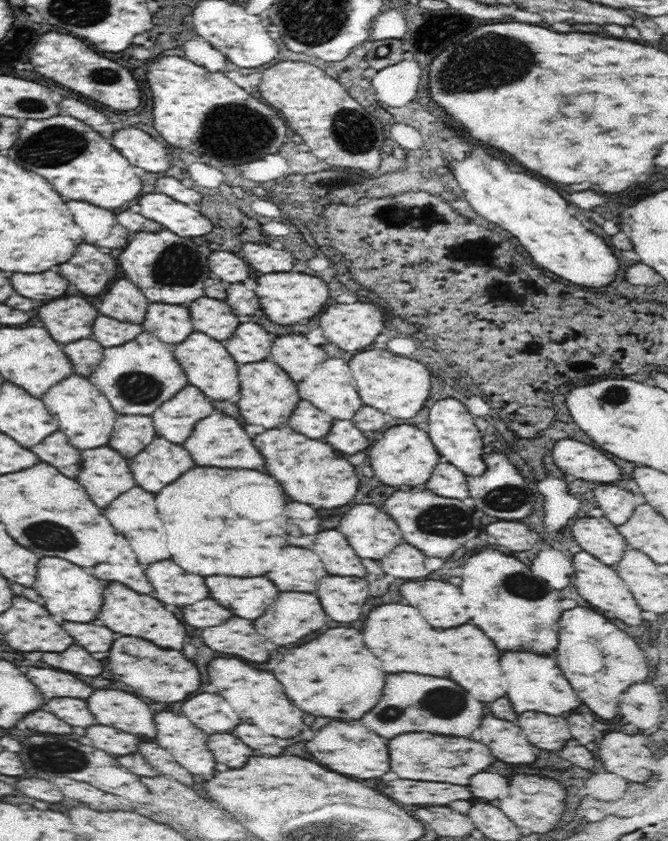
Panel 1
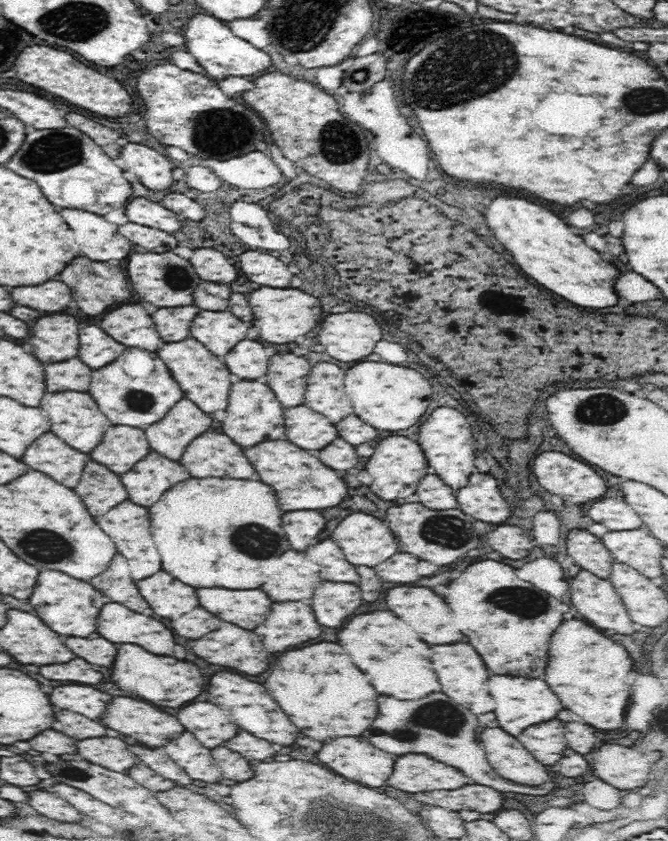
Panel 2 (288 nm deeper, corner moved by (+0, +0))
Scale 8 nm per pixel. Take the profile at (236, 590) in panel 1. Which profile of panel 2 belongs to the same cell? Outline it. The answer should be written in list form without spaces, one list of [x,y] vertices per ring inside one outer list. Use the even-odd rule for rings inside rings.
[[[198,588],[200,606],[216,614],[224,622],[254,630],[266,620],[272,600],[262,590],[226,590],[226,588]]]

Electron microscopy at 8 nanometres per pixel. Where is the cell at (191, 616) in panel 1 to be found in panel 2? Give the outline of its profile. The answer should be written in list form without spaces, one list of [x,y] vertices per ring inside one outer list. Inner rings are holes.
[[[194,608],[192,612],[176,618],[170,622],[170,626],[174,628],[174,632],[182,638],[188,640],[198,640],[200,636],[216,630],[218,626],[222,626],[222,620],[218,620],[214,614],[206,612],[204,608]]]

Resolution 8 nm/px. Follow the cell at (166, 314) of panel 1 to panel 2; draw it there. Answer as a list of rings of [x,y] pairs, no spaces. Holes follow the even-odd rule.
[[[178,306],[178,308],[160,308],[158,312],[152,314],[156,322],[156,330],[160,338],[170,344],[170,342],[180,342],[190,336],[190,326],[192,320],[200,308],[196,306]]]

